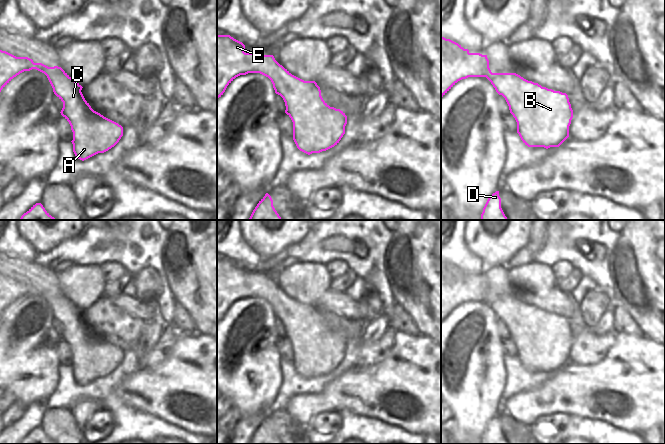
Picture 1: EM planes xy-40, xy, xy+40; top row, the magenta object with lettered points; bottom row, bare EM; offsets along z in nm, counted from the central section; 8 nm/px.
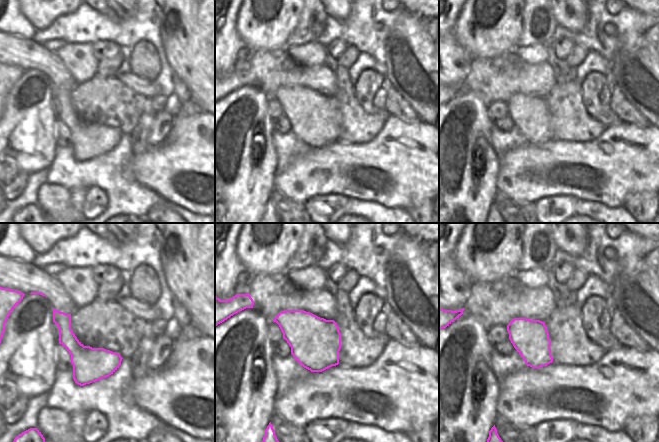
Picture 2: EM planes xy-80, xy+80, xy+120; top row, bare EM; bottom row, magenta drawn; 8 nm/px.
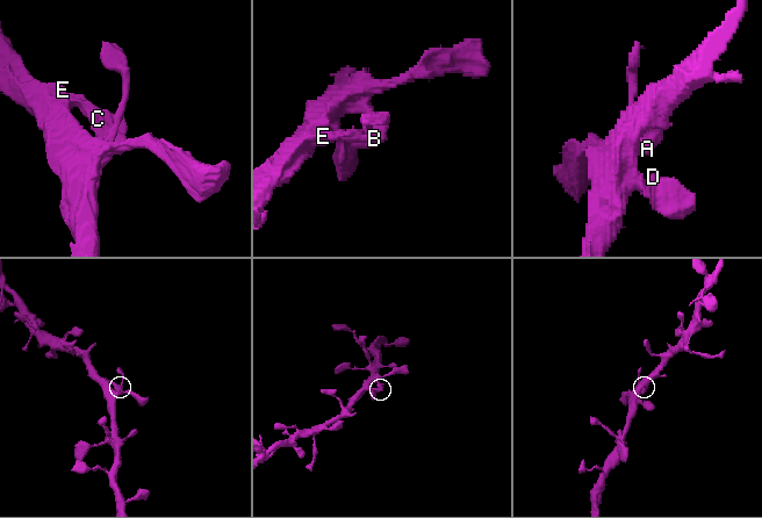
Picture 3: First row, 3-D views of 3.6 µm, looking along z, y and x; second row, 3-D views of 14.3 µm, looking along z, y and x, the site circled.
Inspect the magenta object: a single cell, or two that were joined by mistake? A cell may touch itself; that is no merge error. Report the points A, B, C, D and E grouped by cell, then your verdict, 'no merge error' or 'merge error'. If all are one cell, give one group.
A B C D E; no merge error

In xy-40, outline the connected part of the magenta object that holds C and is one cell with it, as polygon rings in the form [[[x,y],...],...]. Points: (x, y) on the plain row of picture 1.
[[[0,274],[0,316],[14,301],[32,293],[47,300],[54,318],[63,326],[60,337],[71,350],[73,376],[78,383],[104,377],[119,366],[123,351],[94,335],[81,316],[83,311],[61,291],[48,291]]]

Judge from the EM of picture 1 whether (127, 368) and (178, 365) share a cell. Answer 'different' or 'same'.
different

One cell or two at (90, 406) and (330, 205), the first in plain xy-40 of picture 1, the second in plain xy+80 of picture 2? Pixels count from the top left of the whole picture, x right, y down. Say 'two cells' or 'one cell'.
two cells

